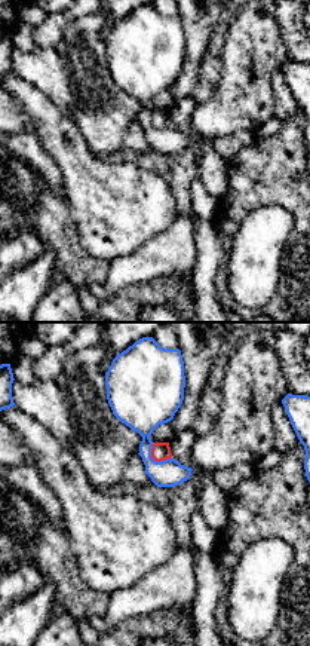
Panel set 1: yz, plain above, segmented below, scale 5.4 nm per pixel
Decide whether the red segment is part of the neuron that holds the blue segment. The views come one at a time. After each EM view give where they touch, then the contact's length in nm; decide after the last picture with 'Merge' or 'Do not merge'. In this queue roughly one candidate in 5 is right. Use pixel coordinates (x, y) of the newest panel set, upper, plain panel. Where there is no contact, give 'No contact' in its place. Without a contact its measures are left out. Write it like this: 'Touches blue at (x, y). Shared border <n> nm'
Touches blue at (154, 128). Shared border 130 nm

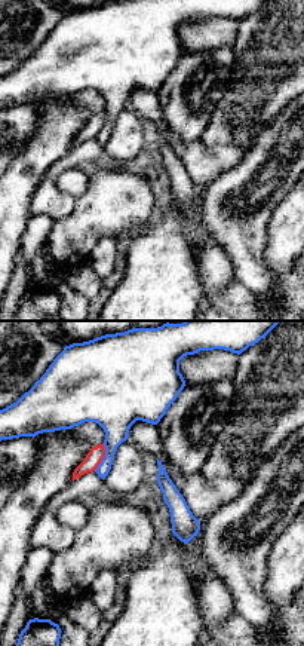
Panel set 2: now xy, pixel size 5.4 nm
Touches blue at (104, 124). Shared border 160 nm

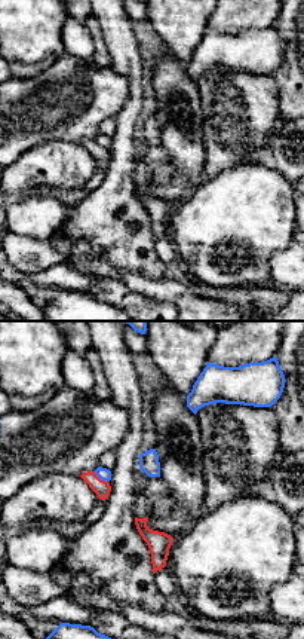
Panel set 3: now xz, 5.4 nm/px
Touches blue at (101, 146). Shared border 100 nm

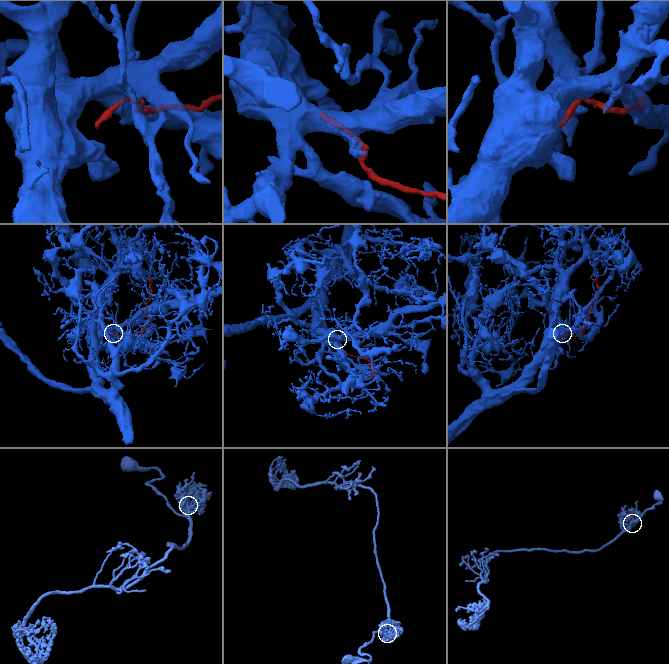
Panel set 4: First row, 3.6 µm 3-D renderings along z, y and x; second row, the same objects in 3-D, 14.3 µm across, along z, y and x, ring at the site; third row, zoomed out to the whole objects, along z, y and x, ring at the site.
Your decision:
Do not merge

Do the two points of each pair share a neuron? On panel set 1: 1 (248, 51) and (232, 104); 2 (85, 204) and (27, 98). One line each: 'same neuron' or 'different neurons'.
1: same neuron
2: same neuron

